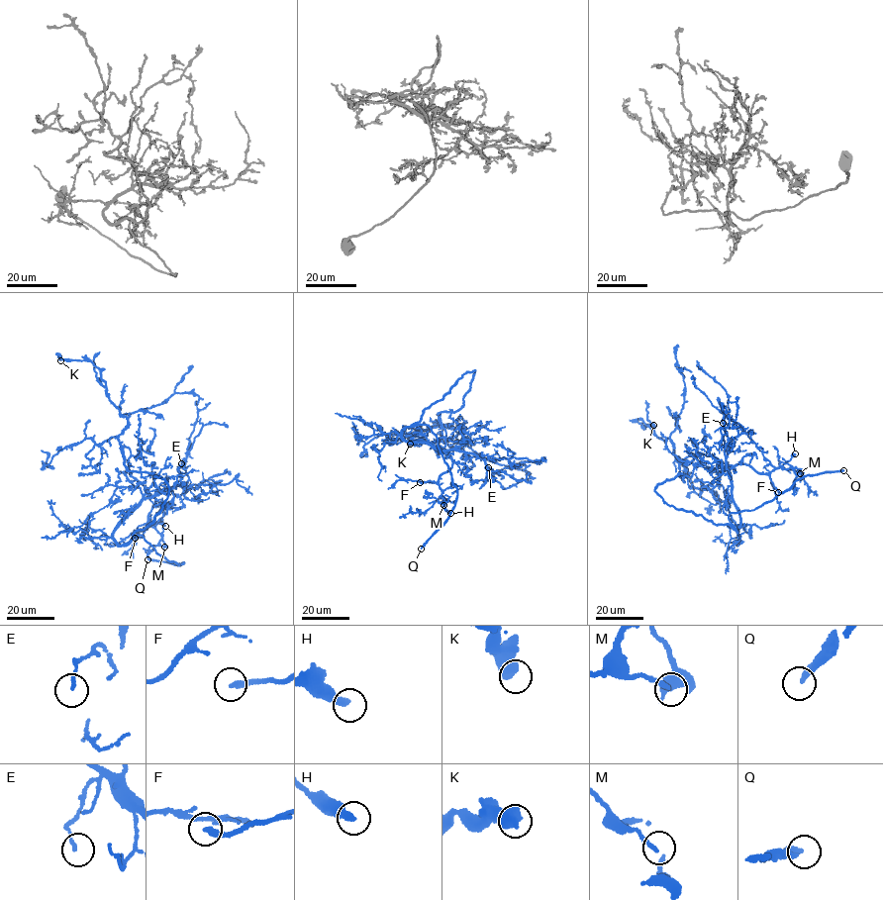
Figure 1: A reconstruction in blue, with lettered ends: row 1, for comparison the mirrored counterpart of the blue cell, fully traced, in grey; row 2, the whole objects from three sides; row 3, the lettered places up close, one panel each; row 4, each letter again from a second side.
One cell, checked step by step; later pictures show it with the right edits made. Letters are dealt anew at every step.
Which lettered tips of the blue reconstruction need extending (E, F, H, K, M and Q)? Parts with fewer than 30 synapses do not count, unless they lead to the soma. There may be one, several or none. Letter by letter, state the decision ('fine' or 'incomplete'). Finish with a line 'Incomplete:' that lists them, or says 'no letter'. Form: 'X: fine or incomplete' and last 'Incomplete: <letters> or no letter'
E: fine
F: incomplete
H: fine
K: fine
M: fine
Q: incomplete
Incomplete: F, Q

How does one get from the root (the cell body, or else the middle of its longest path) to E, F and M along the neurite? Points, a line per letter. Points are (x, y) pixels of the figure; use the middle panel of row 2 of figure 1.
E: (431, 446), (473, 452), (484, 461), (487, 479), (493, 473), (488, 467)
F: (431, 446), (449, 455), (452, 466), (441, 475), (439, 481), (420, 482)
M: (431, 446), (446, 453), (452, 461), (451, 468), (439, 478), (444, 501), (440, 503), (443, 505)

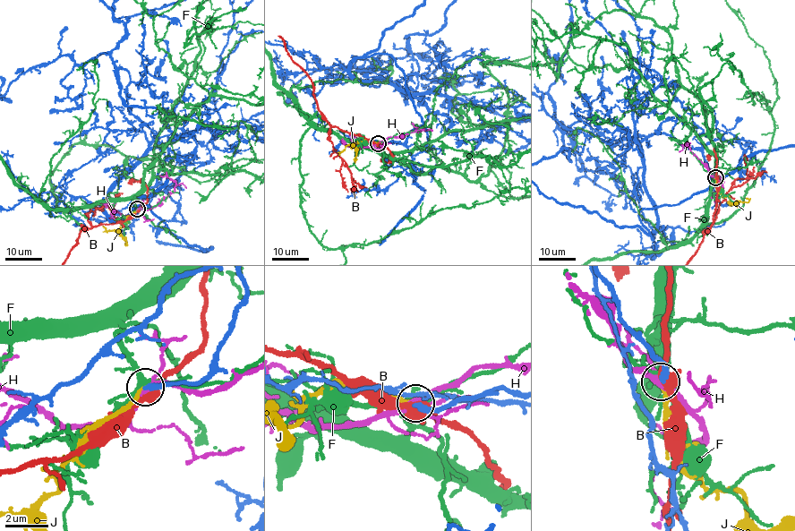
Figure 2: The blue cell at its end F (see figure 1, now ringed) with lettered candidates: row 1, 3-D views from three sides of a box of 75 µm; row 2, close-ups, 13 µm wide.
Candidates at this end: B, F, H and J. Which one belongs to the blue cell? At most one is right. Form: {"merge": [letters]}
{"merge": ["J"]}

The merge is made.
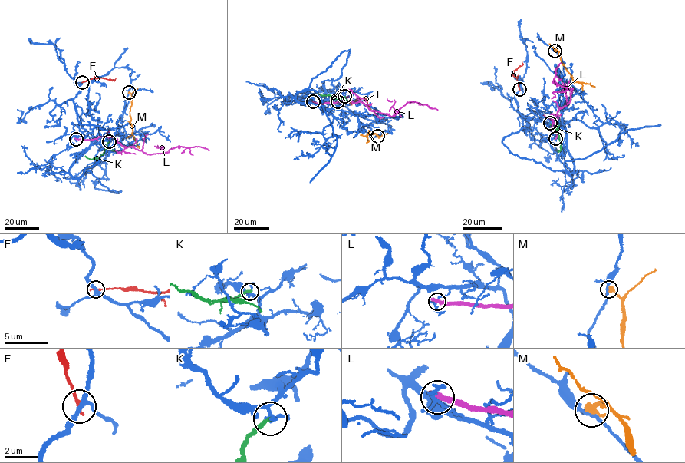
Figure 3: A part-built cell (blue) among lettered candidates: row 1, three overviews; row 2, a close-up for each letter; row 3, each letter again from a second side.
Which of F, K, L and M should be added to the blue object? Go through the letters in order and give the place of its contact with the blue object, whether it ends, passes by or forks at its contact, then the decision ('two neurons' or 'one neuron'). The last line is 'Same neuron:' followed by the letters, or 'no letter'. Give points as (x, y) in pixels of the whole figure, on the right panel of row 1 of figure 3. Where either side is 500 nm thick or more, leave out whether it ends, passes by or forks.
F: (519, 89) | it ends | two neurons
K: (550, 123) | it ends | two neurons
L: (555, 138) | it ends | two neurons
M: (554, 51) | it ends | two neurons
Same neuron: no letter

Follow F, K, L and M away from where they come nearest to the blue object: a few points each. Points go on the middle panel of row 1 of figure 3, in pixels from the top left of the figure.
F: (337, 101), (351, 102), (363, 97), (371, 109)
K: (344, 96), (337, 98), (317, 94)
L: (313, 102), (361, 101), (370, 110), (391, 116), (406, 103), (413, 101), (437, 110)
M: (377, 136), (369, 131), (369, 141), (366, 142)

